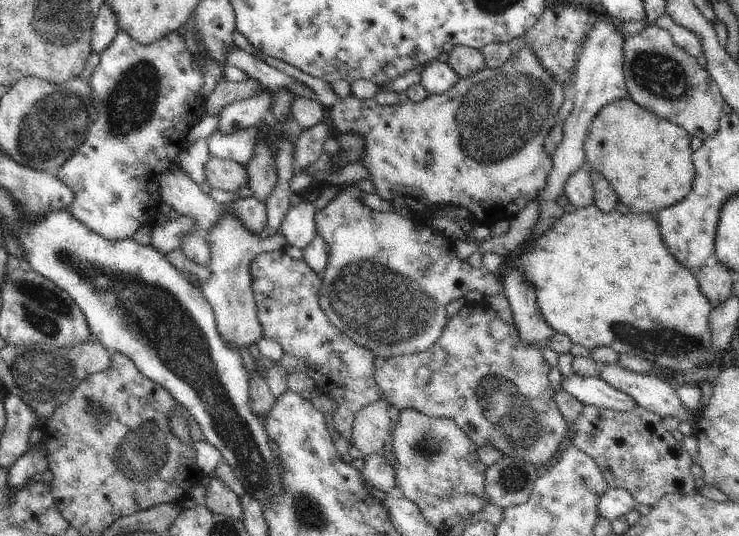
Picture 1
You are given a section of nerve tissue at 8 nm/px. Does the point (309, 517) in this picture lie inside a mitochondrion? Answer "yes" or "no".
yes

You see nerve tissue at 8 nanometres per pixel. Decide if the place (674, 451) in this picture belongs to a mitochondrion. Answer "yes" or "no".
no

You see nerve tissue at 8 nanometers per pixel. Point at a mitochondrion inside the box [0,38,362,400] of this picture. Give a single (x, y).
(50, 126)

